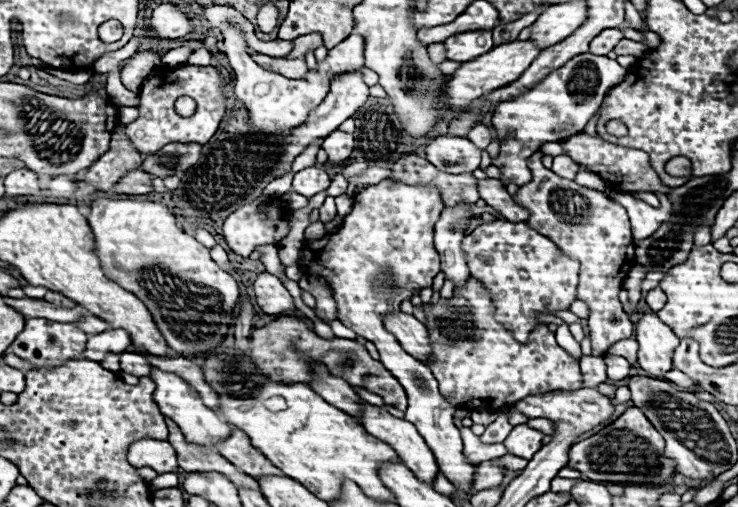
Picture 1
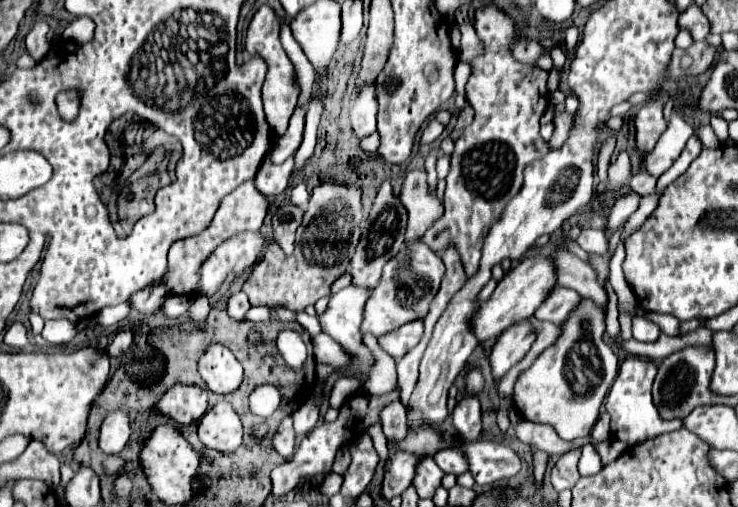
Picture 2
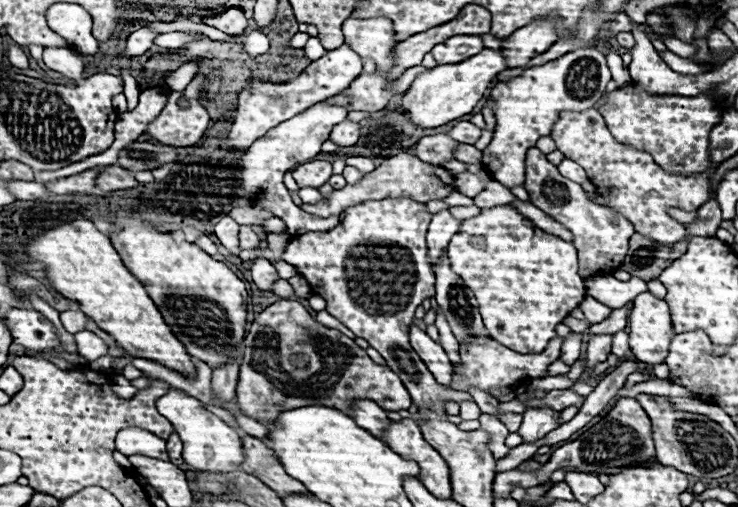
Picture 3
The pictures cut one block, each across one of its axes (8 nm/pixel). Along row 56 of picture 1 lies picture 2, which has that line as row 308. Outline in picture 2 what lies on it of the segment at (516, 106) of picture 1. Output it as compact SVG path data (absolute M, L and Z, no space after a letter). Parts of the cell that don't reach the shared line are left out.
M580 298L580 304L558 326L560 336L548 346L530 368L518 374L514 384L514 408L522 418L532 422L548 422L556 428L562 440L590 436L600 406L618 374L618 356L606 340L606 308L596 306L590 298Z

